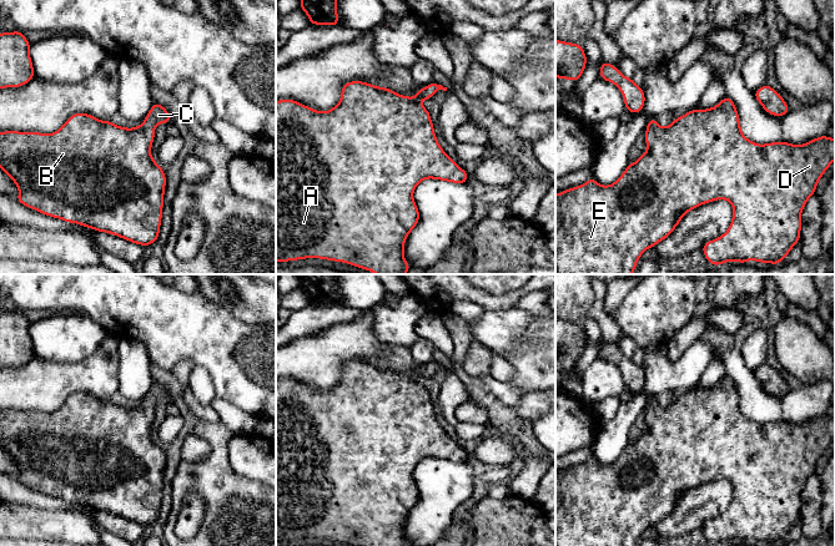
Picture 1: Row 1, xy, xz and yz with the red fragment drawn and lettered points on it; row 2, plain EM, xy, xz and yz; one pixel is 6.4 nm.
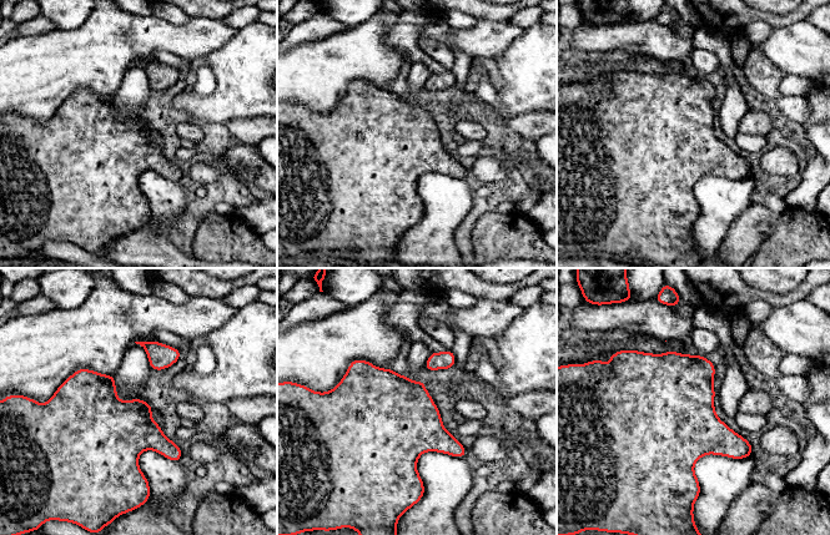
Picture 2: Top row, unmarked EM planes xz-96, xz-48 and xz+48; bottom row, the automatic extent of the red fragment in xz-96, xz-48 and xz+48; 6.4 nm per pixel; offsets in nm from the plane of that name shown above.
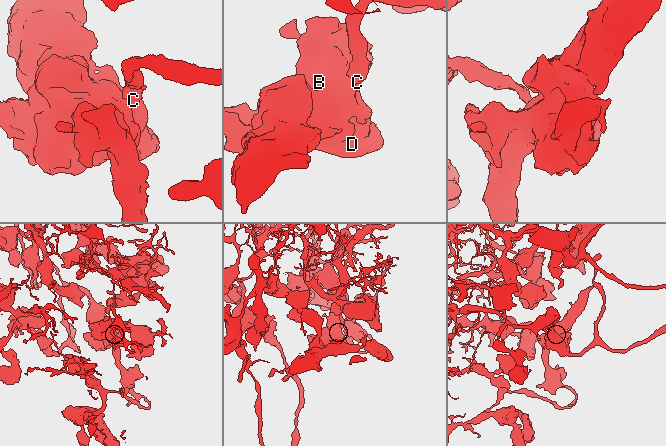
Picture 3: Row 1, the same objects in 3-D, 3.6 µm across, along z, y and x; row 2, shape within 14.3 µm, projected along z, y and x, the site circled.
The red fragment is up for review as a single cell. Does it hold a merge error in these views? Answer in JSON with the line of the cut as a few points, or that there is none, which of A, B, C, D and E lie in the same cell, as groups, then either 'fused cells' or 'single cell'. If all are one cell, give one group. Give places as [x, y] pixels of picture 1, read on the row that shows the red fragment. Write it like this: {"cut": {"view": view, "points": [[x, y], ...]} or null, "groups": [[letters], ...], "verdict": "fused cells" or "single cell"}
{"cut": null, "groups": [["A", "B", "C", "D", "E"]], "verdict": "single cell"}

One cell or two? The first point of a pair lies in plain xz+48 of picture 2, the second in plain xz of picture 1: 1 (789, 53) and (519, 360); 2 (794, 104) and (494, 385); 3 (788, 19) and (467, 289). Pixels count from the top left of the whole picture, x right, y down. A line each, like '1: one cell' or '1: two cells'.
1: two cells
2: one cell
3: one cell

